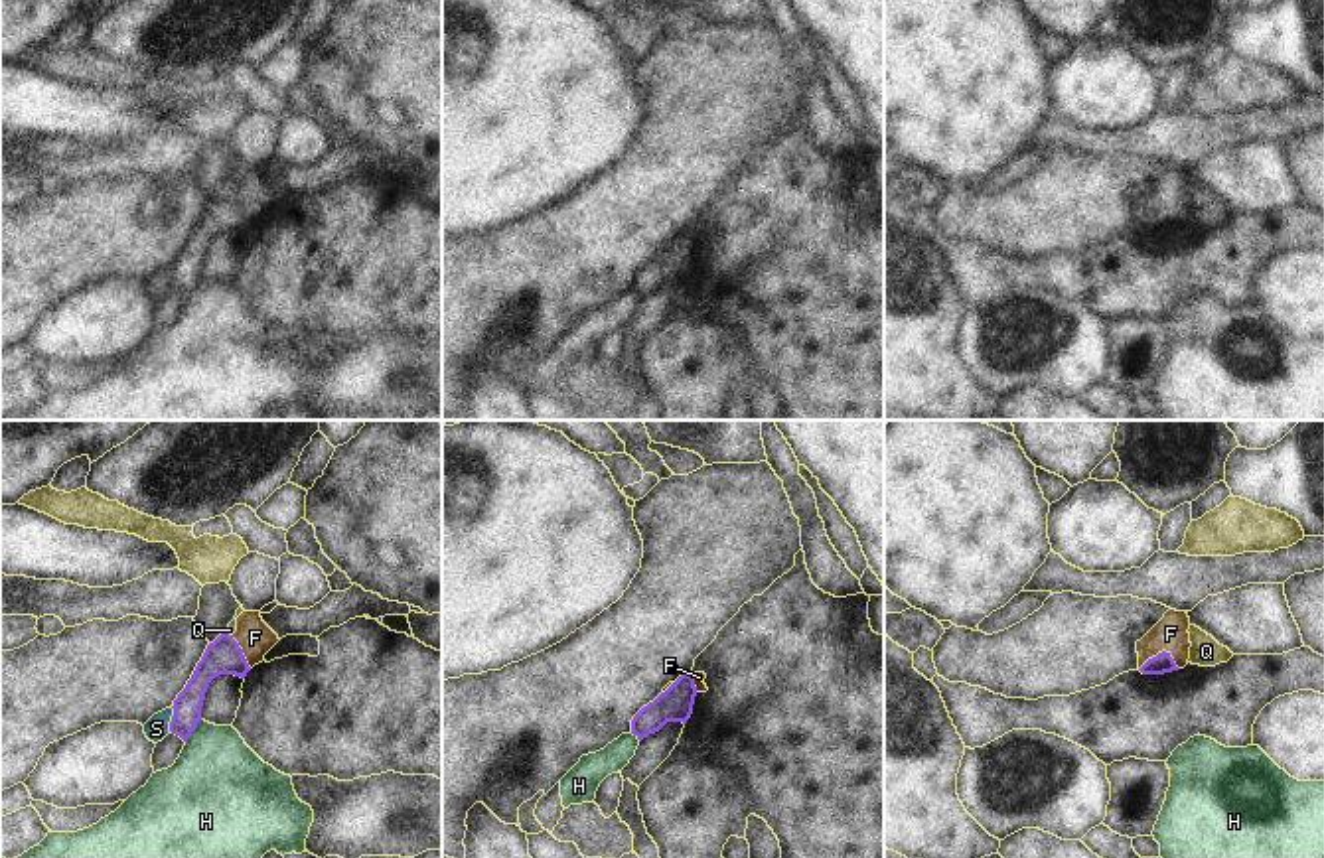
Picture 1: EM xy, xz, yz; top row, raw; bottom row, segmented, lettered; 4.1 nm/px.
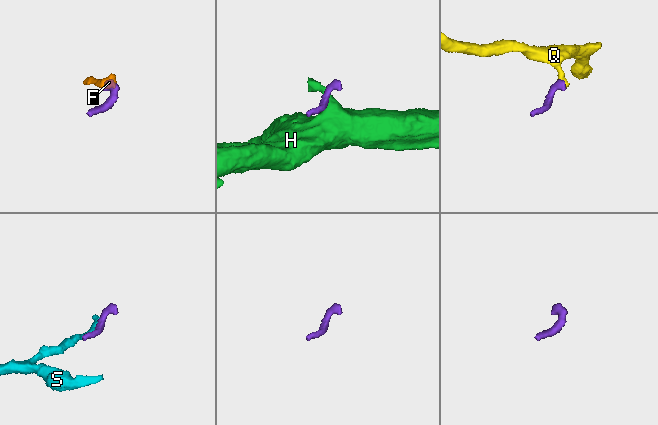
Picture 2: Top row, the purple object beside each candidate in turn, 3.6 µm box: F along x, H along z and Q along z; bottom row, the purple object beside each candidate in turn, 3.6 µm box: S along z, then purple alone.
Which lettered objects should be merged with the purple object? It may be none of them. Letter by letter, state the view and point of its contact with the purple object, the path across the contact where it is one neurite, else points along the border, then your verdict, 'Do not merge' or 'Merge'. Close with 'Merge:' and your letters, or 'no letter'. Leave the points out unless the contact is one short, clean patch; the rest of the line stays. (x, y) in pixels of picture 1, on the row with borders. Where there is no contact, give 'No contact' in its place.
F: Touches purple at yz (1159, 653). Path across: yz (1163, 663), (1159, 653), (1171, 634). Merge
H: Touches purple at xy (194, 728). Boundary: xy (200, 718), (186, 742). Do not merge
Q: Touches purple at xy (227, 634). Boundary: xy (225, 632), (231, 636). Do not merge
S: Touches purple at xy (172, 718). Do not merge
Merge: F.

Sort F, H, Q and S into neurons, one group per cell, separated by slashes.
F / H / Q / S

